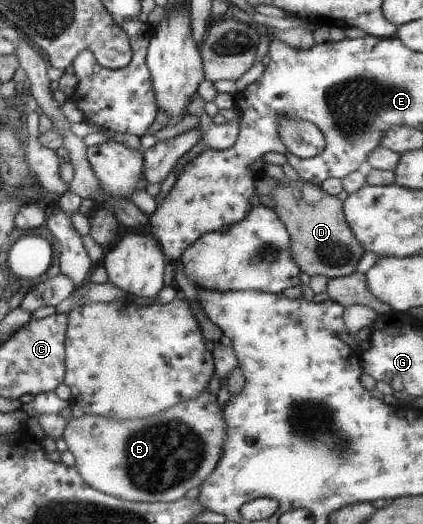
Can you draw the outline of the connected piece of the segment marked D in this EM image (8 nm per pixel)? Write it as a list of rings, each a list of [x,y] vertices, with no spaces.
[[[285,177],[282,181],[277,180],[277,186],[271,194],[274,200],[273,211],[289,233],[289,245],[295,263],[309,276],[321,274],[331,279],[355,273],[365,249],[348,225],[343,210],[344,202],[337,196],[323,192],[318,202],[307,204],[303,193],[297,190],[303,182],[300,177],[297,180]]]

